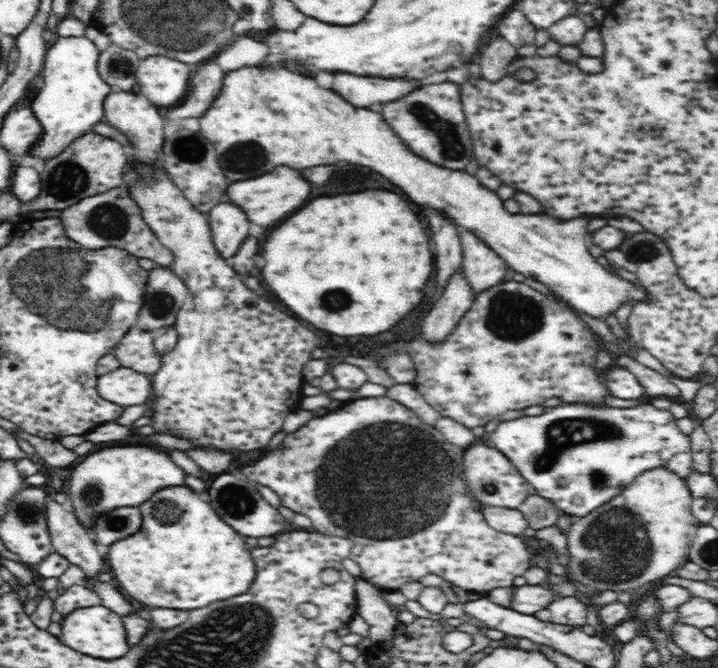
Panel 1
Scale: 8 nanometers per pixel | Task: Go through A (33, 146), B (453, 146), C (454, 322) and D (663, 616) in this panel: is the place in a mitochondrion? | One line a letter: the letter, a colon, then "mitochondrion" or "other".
A: other
B: mitochondrion
C: other
D: other

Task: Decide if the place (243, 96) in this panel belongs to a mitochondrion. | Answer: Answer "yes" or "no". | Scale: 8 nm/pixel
no

